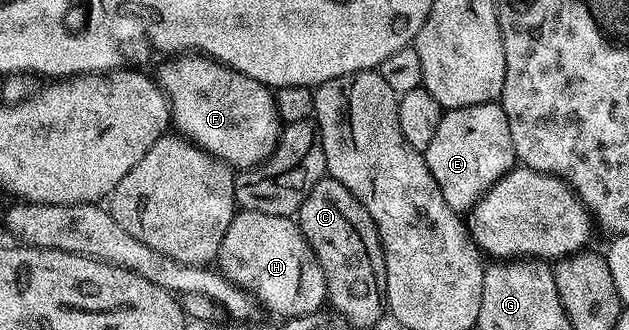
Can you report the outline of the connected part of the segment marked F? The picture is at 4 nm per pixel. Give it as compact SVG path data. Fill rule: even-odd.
M176 54L165 60L168 61L160 68L158 83L168 100L175 131L233 170L247 170L263 164L276 149L282 131L273 89L203 54Z

